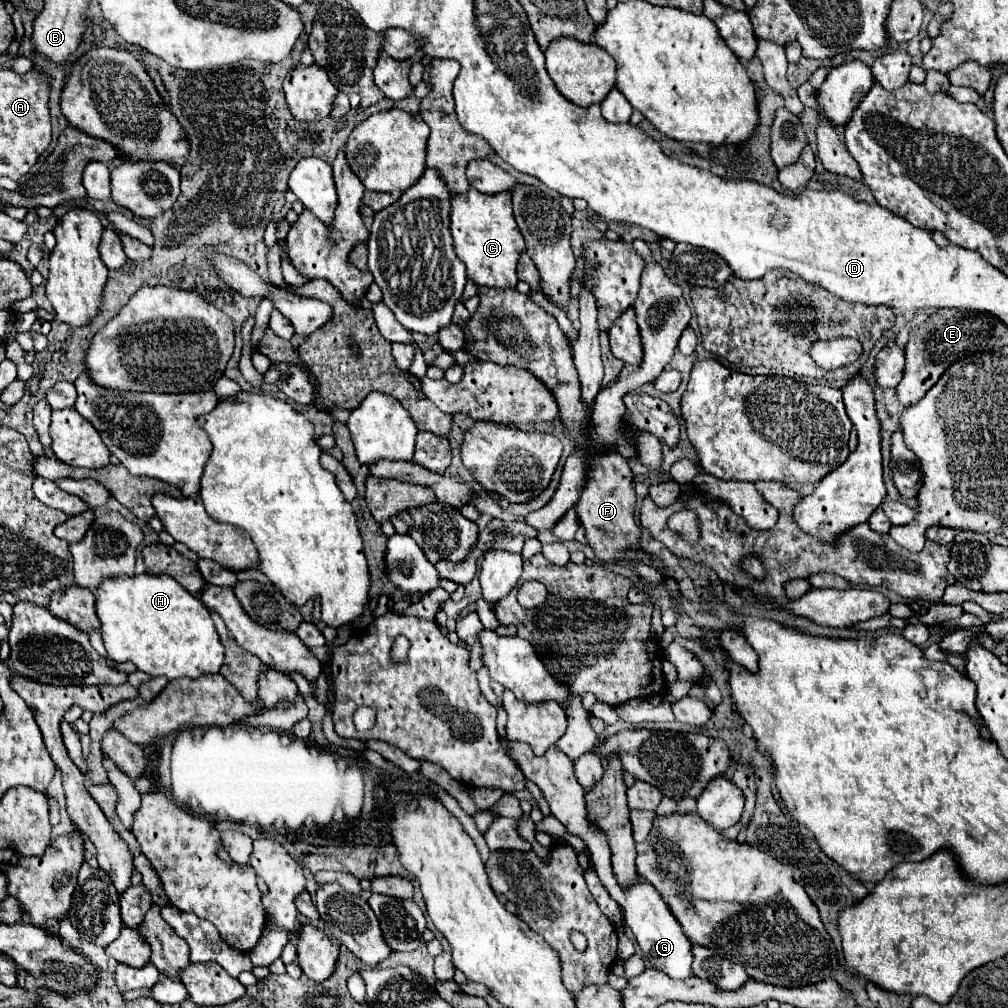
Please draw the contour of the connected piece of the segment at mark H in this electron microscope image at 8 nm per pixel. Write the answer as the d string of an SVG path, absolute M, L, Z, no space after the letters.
M145 573L103 579L95 597L103 643L113 661L131 661L139 671L151 677L167 677L169 681L219 673L223 665L223 645L211 613L173 577Z

